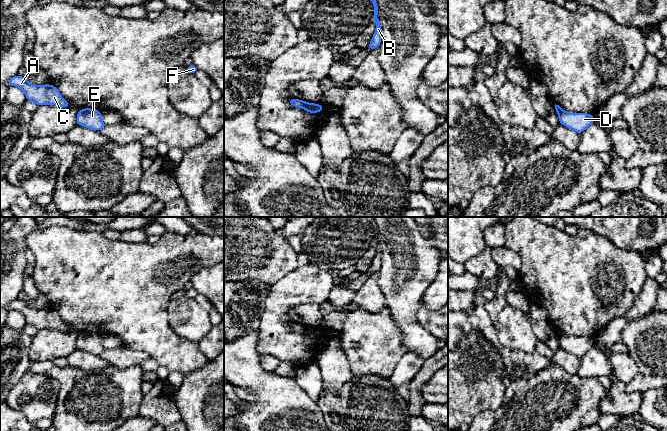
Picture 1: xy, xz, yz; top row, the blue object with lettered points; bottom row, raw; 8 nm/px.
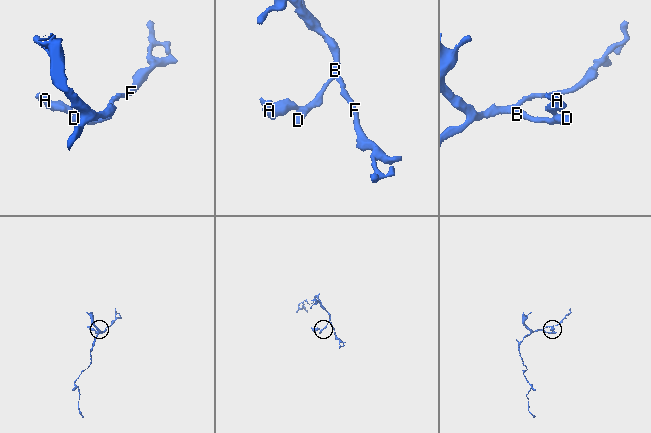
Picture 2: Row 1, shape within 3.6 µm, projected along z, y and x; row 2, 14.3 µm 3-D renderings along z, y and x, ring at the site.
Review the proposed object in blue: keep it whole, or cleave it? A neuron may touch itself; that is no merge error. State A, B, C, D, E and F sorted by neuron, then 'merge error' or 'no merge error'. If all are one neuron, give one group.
A C / B D E F; merge error

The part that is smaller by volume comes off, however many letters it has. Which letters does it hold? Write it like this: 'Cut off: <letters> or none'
Cut off: A, C

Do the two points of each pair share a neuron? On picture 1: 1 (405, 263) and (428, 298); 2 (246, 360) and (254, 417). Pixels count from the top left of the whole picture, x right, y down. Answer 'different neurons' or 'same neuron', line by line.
1: different neurons
2: same neuron

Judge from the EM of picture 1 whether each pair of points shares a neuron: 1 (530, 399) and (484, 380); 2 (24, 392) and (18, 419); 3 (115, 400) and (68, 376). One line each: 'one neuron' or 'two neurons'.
1: two neurons
2: two neurons
3: one neuron

